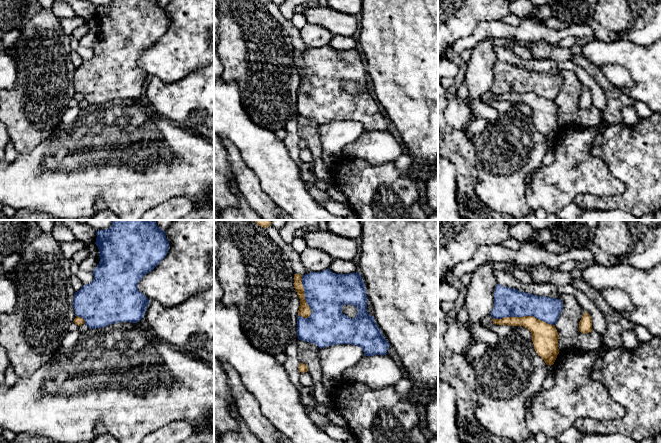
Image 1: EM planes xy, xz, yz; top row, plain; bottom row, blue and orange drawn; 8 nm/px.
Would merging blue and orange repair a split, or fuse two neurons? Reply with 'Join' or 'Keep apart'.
Keep apart

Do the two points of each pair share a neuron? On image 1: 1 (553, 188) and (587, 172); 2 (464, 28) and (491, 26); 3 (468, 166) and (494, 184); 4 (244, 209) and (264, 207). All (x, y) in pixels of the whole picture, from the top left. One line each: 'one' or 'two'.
1: one
2: two
3: two
4: two

